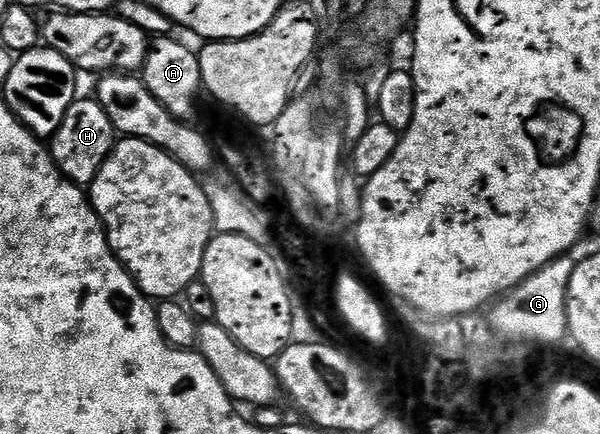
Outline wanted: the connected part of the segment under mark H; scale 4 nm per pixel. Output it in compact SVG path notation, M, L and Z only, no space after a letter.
M78 98L70 106L70 110L66 110L66 118L60 129L51 136L50 151L52 161L56 163L64 179L81 186L91 186L98 170L102 170L117 143L118 133L114 122L110 122L110 114L102 110L100 101L95 98Z

